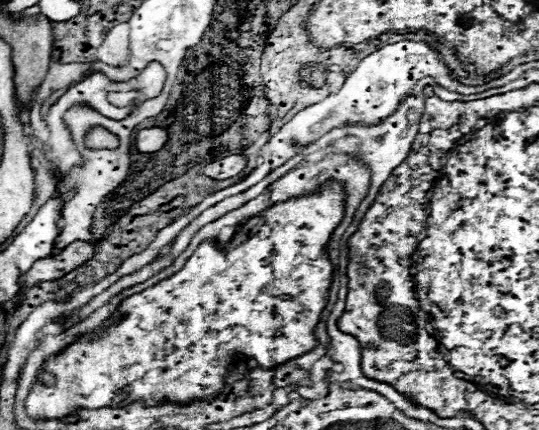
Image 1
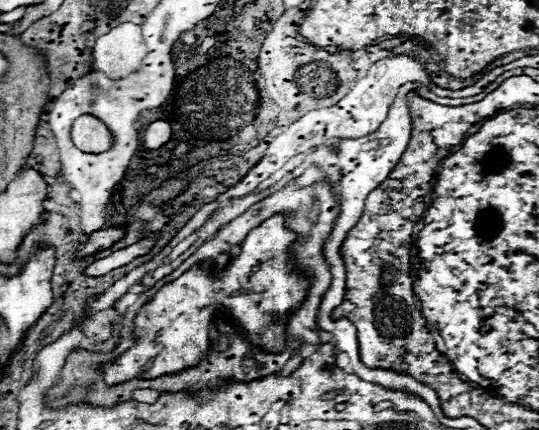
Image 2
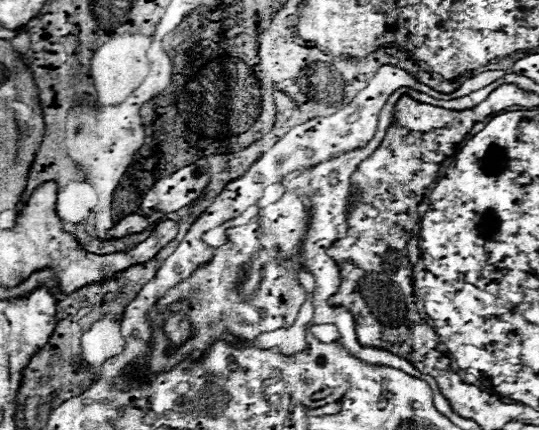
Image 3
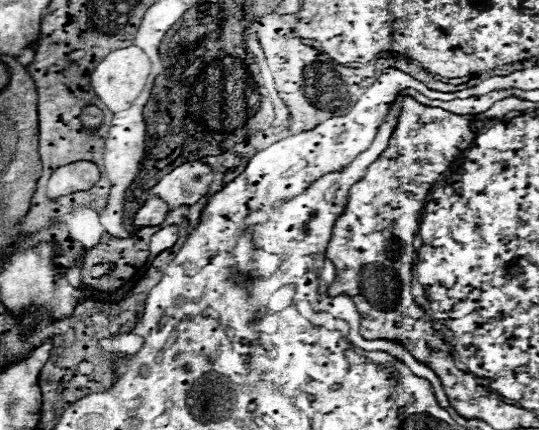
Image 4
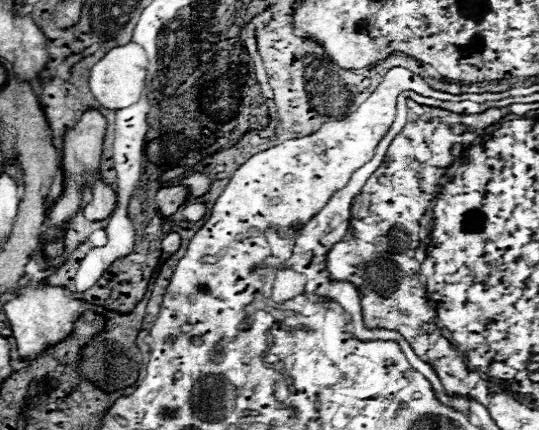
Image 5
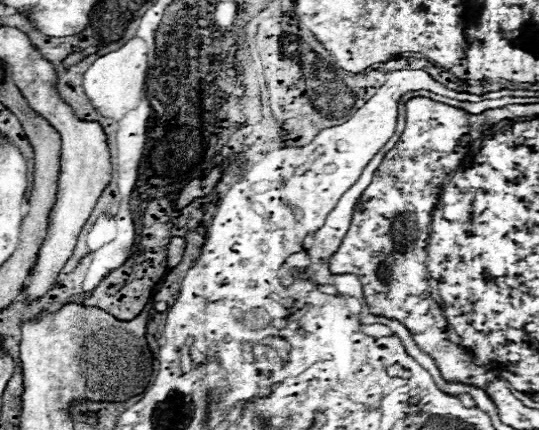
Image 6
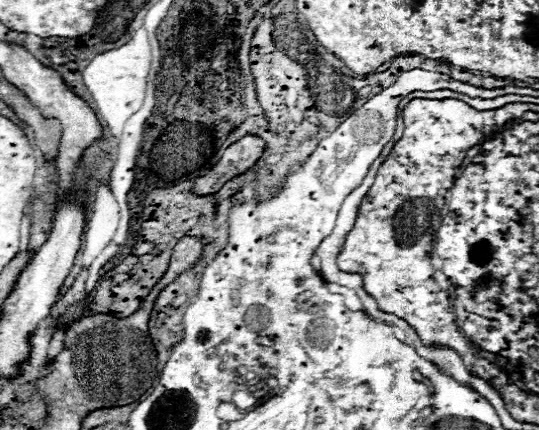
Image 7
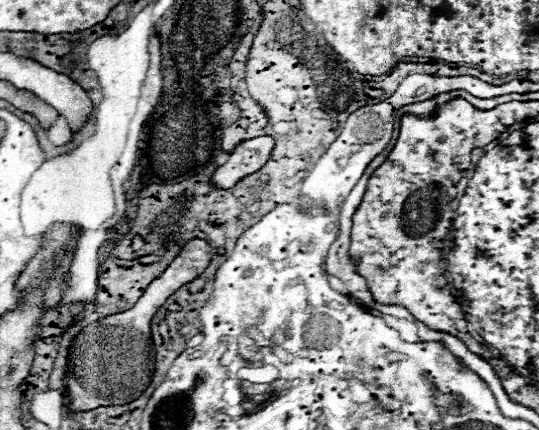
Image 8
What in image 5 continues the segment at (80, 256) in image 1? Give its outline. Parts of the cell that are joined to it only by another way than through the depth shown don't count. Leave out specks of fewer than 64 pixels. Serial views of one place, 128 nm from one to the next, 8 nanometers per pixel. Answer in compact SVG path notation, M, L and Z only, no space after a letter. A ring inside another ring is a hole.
M186 186L162 188L156 194L156 204L158 204L160 214L162 216L172 216L188 200L188 194L190 194L190 188L186 188Z

